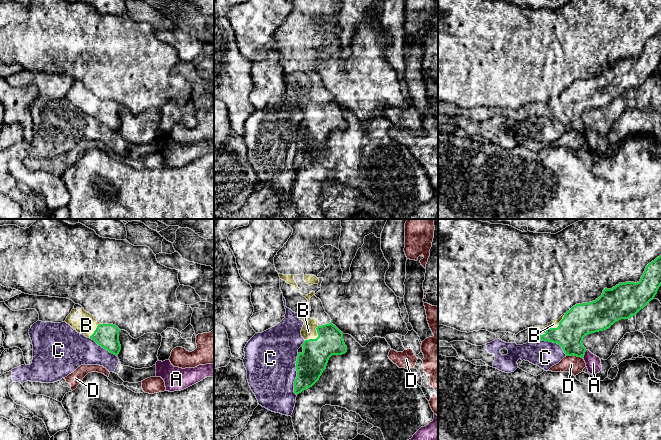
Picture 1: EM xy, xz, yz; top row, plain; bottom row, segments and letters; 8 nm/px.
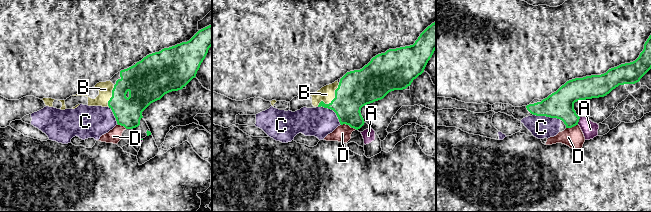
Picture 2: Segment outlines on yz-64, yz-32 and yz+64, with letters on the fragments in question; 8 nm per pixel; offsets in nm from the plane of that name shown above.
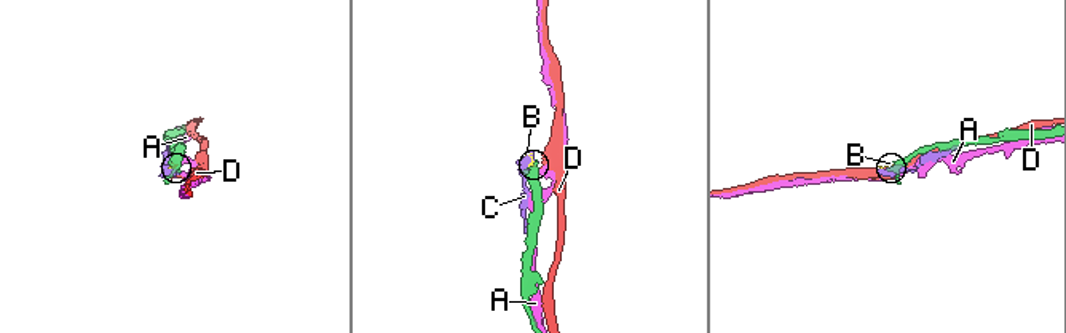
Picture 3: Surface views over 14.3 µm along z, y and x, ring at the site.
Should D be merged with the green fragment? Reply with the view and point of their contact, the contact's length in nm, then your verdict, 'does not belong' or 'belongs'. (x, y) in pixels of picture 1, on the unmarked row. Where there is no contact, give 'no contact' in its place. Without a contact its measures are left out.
yz (574, 131) | 140 nm | does not belong

